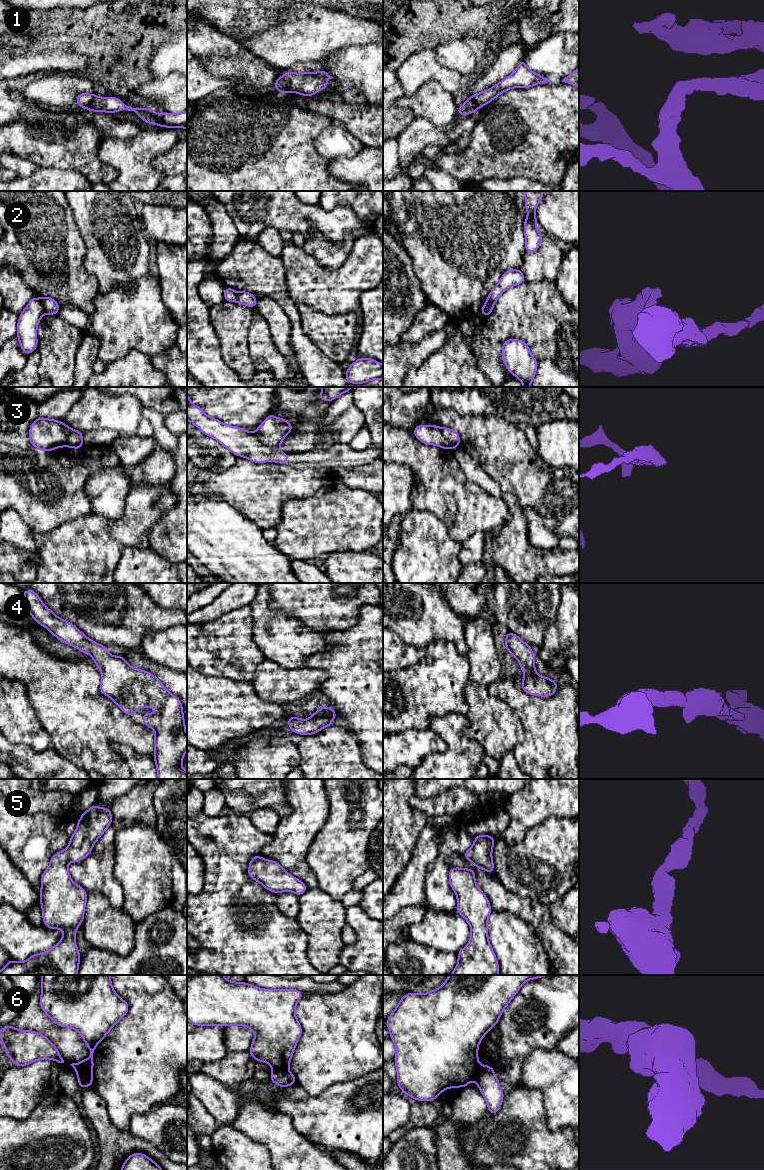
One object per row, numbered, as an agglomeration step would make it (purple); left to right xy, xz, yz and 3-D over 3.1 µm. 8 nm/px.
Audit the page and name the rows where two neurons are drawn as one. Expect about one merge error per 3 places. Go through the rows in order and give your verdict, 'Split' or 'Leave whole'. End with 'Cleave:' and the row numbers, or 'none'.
1: Leave whole
2: Split
3: Leave whole
4: Leave whole
5: Leave whole
6: Split
Cleave: 2, 6

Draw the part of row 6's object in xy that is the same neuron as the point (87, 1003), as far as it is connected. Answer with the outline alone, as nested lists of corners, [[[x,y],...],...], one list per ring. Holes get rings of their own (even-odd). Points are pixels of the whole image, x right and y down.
[[[41,975],[41,987],[41,1010],[56,1025],[76,1030],[90,1049],[90,1055],[86,1060],[70,1065],[77,1074],[86,1076],[92,1074],[96,1046],[127,1014],[128,1003],[114,991],[110,975]]]

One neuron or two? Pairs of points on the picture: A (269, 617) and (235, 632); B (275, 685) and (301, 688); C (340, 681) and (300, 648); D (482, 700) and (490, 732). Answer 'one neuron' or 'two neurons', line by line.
A: two neurons
B: one neuron
C: two neurons
D: one neuron

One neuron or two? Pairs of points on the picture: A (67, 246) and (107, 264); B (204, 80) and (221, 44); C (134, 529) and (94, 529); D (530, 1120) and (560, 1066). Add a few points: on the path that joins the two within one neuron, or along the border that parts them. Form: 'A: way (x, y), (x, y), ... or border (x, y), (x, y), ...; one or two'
A: border (78, 231), (85, 245), (84, 267), (95, 275); two
B: border (197, 56), (213, 75), (230, 79); two
C: way (124, 532), (104, 538); one
D: border (521, 1087), (536, 1089), (541, 1093), (547, 1121); two

